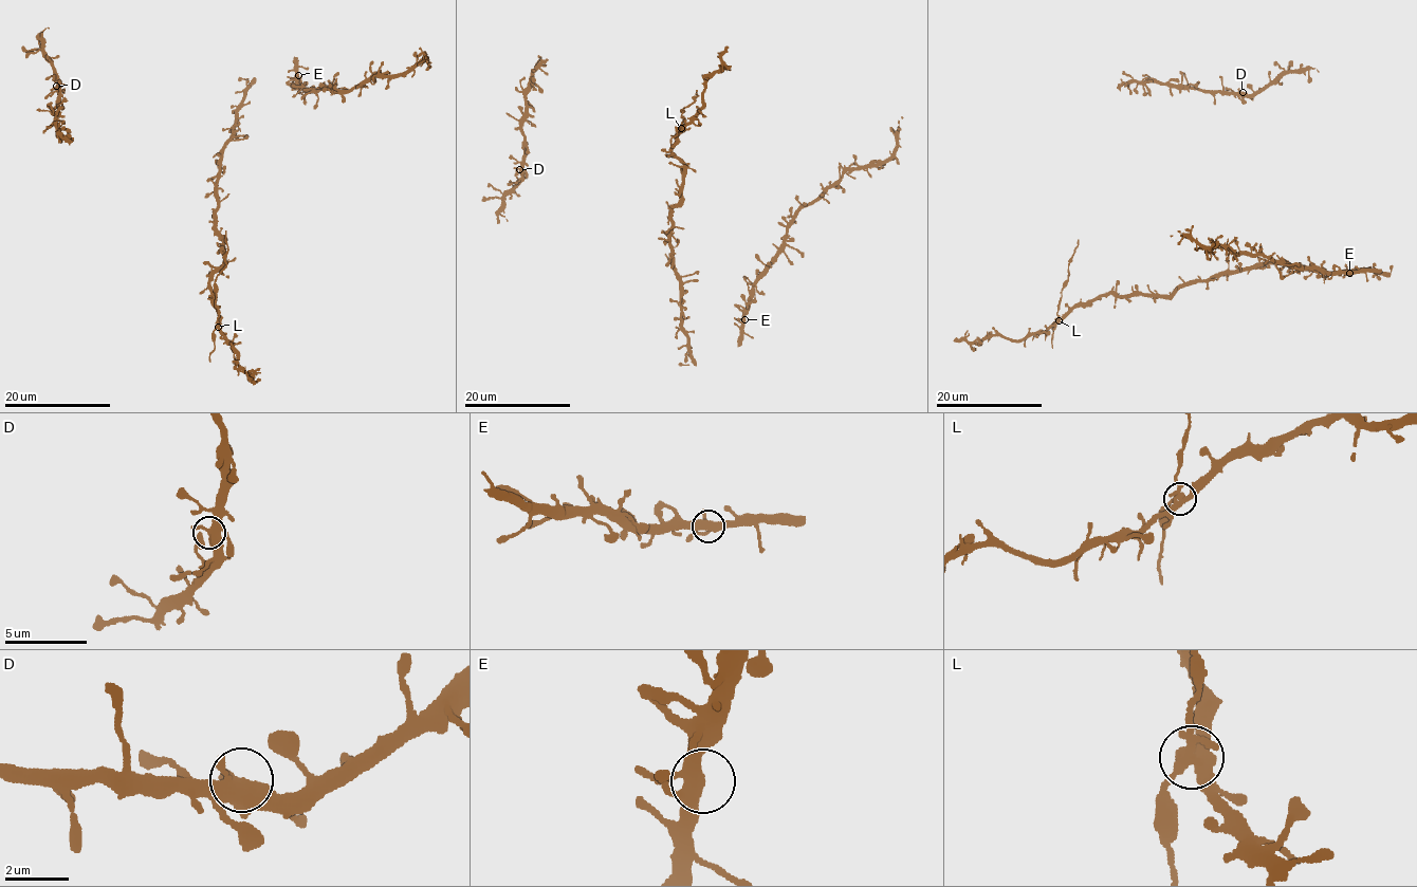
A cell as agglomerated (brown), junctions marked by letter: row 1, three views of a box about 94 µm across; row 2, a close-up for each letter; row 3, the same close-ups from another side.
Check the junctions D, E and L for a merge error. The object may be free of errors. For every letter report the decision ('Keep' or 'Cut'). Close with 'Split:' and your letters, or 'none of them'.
D: Keep
E: Keep
L: Cut
Split: L

